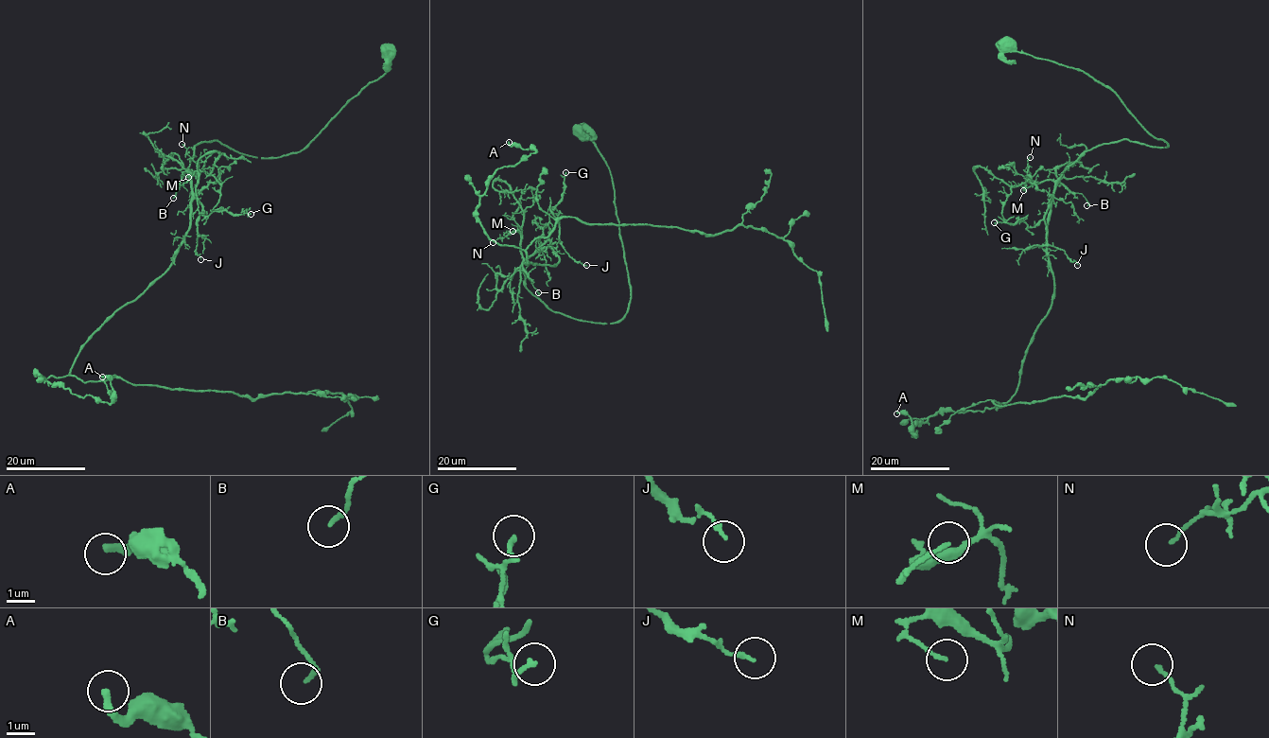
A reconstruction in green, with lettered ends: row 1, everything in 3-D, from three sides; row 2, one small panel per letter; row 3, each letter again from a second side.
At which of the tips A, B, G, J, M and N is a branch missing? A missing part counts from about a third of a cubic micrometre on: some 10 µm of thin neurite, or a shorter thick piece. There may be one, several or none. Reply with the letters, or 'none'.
none

